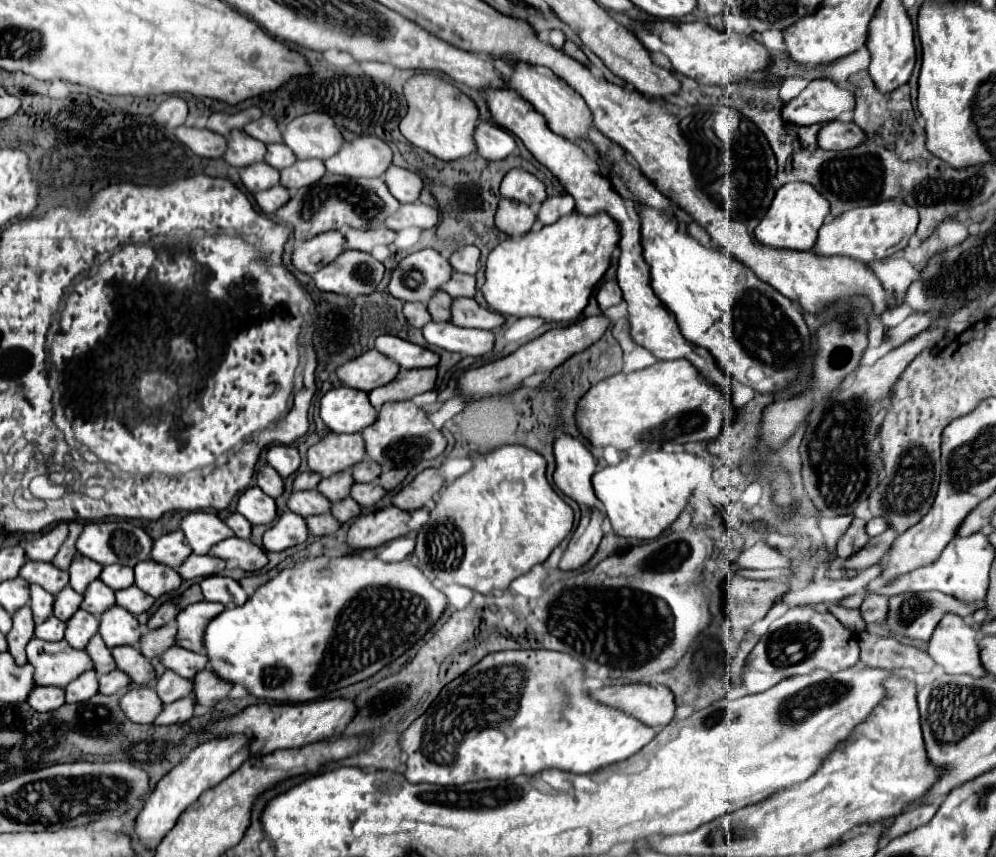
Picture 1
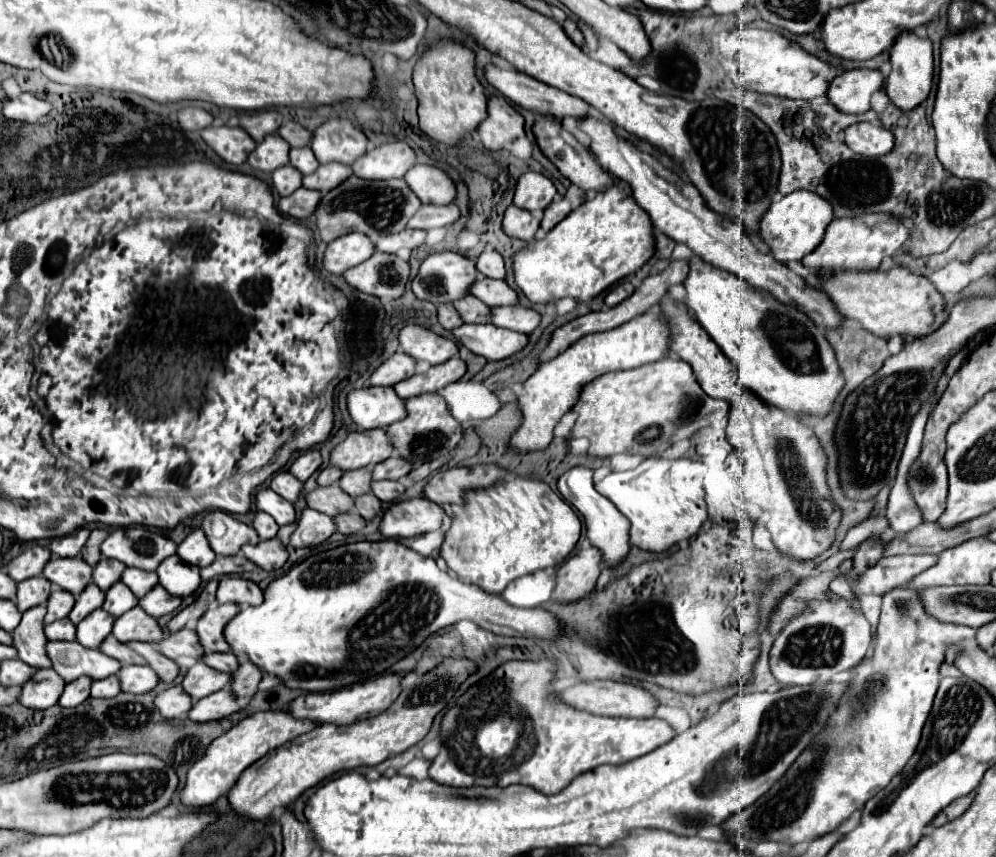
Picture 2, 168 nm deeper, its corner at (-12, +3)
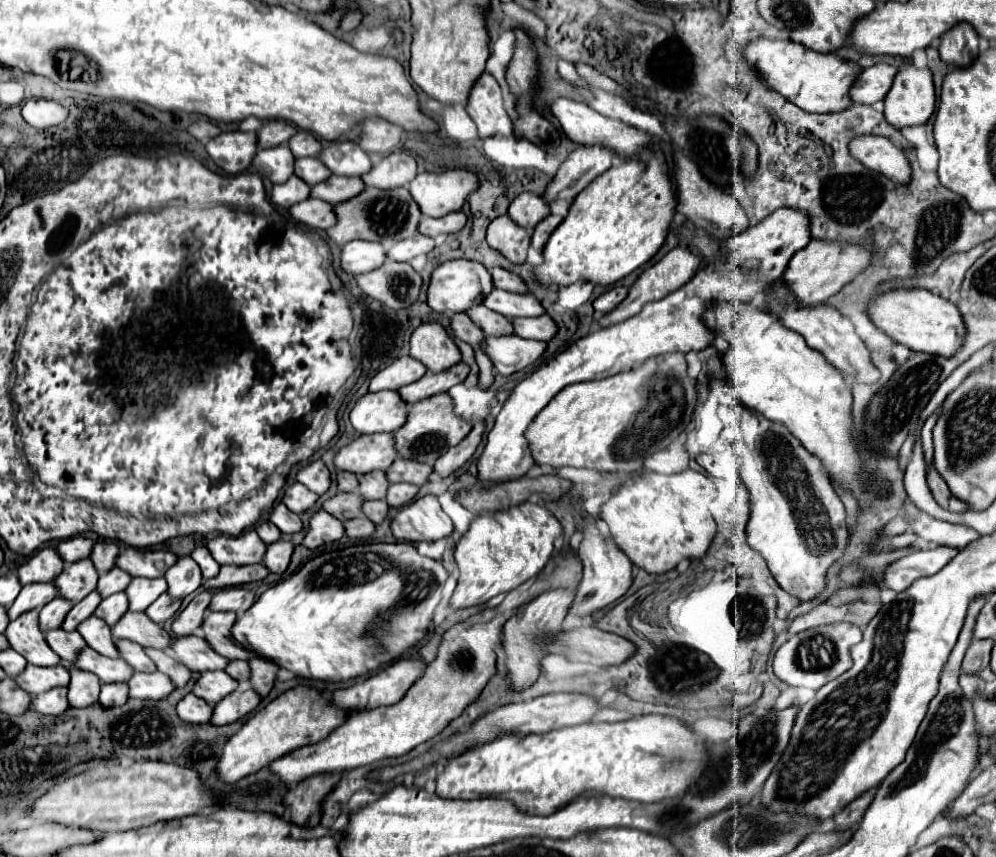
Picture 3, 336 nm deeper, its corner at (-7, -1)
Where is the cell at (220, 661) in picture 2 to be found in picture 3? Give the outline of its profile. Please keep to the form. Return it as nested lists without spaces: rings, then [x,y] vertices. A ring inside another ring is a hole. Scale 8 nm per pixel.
[[[231,660],[229,666],[225,668],[225,672],[229,676],[233,676],[235,680],[239,680],[241,684],[249,682],[249,662],[247,660]]]

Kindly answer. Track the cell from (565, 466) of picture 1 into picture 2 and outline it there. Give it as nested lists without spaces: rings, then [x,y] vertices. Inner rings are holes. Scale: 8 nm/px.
[[[576,466],[576,468],[570,468],[568,472],[564,472],[558,480],[558,490],[560,494],[564,496],[564,500],[568,504],[572,504],[586,520],[586,536],[590,540],[592,546],[600,548],[602,550],[602,556],[604,556],[604,566],[616,566],[626,554],[628,554],[628,528],[630,528],[630,522],[624,518],[624,514],[606,498],[602,496],[596,488],[594,488],[594,482],[592,482],[592,474],[594,470],[592,468],[586,468],[586,466]]]

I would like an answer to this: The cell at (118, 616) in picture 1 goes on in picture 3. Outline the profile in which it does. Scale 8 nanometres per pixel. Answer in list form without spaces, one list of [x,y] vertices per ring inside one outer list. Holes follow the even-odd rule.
[[[127,612],[111,630],[115,638],[127,638],[145,648],[167,650],[171,642],[171,634],[145,612]]]

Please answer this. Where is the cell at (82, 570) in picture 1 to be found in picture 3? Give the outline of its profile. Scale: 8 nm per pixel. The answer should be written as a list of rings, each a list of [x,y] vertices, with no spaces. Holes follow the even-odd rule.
[[[113,568],[109,570],[107,574],[99,576],[99,582],[97,582],[97,592],[107,598],[115,592],[123,592],[131,582],[131,576],[127,572],[123,572],[121,568]]]

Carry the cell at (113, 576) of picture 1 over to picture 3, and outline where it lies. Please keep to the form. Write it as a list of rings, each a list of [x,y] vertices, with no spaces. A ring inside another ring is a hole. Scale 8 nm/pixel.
[[[133,578],[131,584],[127,586],[125,594],[129,598],[129,606],[133,612],[143,612],[147,610],[163,592],[167,590],[165,578]]]

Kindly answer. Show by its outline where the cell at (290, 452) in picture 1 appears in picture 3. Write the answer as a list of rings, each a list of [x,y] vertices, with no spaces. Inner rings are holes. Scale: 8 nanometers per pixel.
[[[315,460],[297,474],[297,482],[305,484],[311,492],[325,494],[331,488],[331,472],[323,460]]]

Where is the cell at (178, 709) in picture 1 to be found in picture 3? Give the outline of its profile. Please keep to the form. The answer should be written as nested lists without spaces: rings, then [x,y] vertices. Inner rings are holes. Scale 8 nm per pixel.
[[[249,688],[245,692],[241,690],[235,690],[231,692],[229,696],[225,696],[213,710],[213,718],[211,718],[211,724],[231,724],[231,722],[237,722],[239,718],[247,716],[249,712],[253,712],[261,702],[261,696]]]

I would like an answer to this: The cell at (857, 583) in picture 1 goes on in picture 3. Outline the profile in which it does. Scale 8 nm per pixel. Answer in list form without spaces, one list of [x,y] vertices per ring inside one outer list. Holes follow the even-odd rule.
[[[935,546],[929,550],[911,552],[885,570],[885,588],[893,588],[895,592],[907,590],[917,578],[937,574],[953,556],[957,556],[957,552],[957,548],[949,546]]]

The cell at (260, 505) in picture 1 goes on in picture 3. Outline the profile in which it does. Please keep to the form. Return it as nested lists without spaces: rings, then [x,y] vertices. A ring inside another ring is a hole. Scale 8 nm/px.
[[[277,502],[269,514],[269,520],[283,532],[283,534],[295,534],[303,530],[303,522],[297,514],[293,514],[283,502]]]

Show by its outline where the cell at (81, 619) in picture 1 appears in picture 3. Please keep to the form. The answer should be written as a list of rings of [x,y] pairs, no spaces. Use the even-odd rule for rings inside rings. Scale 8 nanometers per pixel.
[[[91,616],[77,630],[87,640],[87,644],[93,650],[97,650],[99,654],[109,656],[109,658],[121,658],[121,654],[117,654],[117,646],[115,646],[115,638],[111,634],[111,628],[101,618]]]

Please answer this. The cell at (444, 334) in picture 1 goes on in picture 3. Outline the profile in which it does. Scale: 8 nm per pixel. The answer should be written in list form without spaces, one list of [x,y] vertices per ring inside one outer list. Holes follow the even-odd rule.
[[[499,336],[485,340],[485,352],[501,376],[511,376],[513,372],[531,366],[545,350],[547,342],[525,340],[519,336]]]

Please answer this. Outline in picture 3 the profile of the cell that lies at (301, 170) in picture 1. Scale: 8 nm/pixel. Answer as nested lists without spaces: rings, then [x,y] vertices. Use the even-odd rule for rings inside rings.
[[[331,176],[325,182],[317,184],[311,188],[311,196],[325,200],[329,204],[341,204],[351,200],[353,196],[361,194],[361,190],[365,190],[365,184],[361,178],[349,178],[349,176]]]

